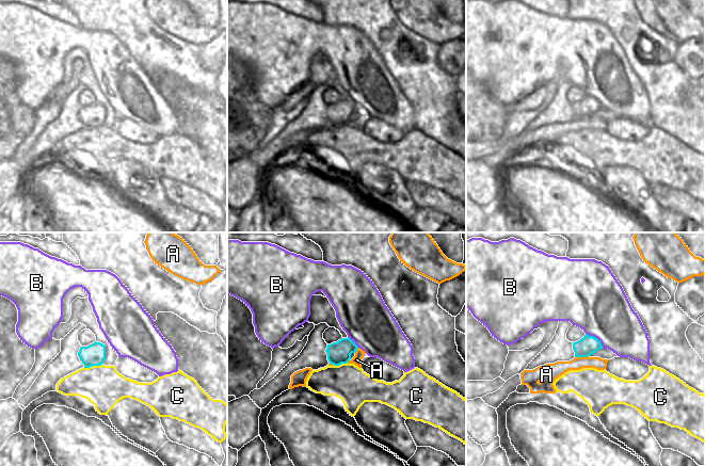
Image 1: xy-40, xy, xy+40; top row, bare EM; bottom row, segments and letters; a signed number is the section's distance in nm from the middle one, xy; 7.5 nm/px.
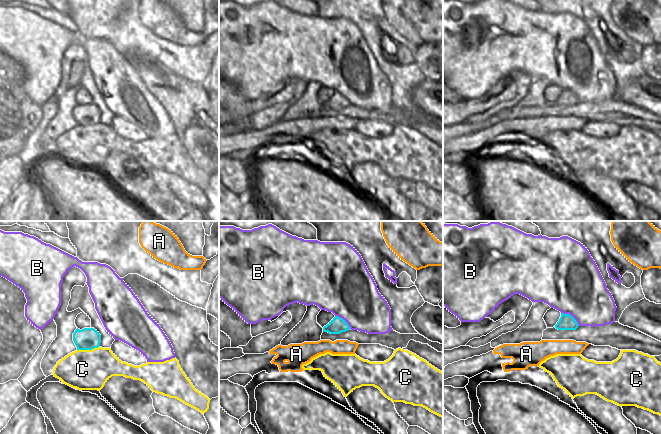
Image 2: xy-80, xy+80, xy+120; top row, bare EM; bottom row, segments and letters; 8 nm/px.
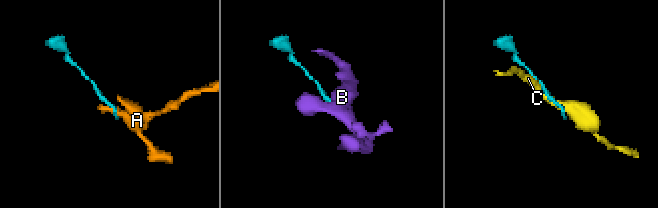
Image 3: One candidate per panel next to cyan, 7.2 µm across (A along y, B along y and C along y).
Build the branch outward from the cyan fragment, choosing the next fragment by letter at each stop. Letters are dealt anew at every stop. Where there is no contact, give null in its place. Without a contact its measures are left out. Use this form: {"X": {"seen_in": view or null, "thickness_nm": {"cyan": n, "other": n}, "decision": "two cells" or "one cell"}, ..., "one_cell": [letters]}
{"A": {"seen_in": "xy+40", "thickness_nm": {"cyan": 140, "other": 120}, "decision": "two cells"}, "B": {"seen_in": "xy+40", "thickness_nm": {"cyan": 140, "other": 440}, "decision": "two cells"}, "C": {"seen_in": "xy-40", "thickness_nm": {"cyan": 160, "other": 300}, "decision": "two cells"}, "one_cell": []}

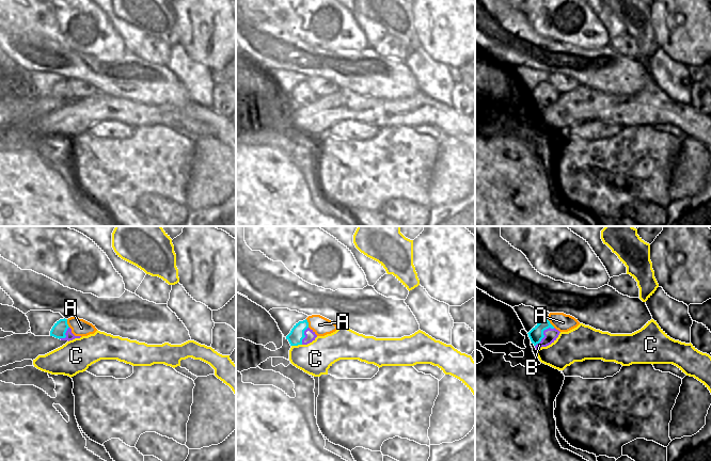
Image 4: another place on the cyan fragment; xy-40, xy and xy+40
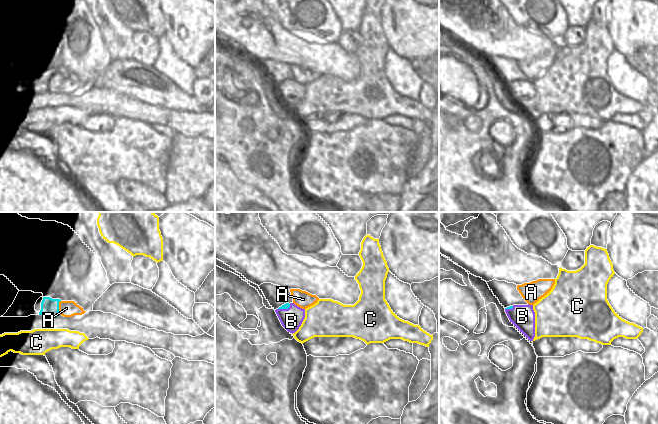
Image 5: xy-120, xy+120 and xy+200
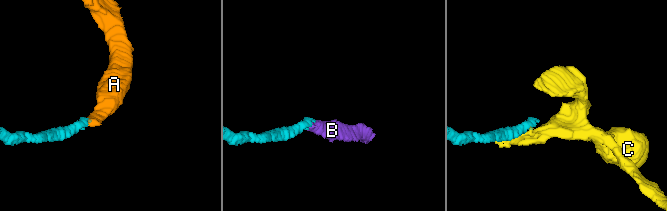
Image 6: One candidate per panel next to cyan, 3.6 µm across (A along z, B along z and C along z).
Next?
{"A": {"seen_in": "xy-40", "thickness_nm": {"cyan": 110, "other": 130}, "decision": "one cell"}, "B": {"seen_in": "xy+40", "thickness_nm": {"cyan": 110, "other": 100}, "decision": "two cells"}, "C": {"seen_in": "xy", "thickness_nm": {"cyan": 110, "other": 240}, "decision": "two cells"}, "one_cell": ["A"]}

